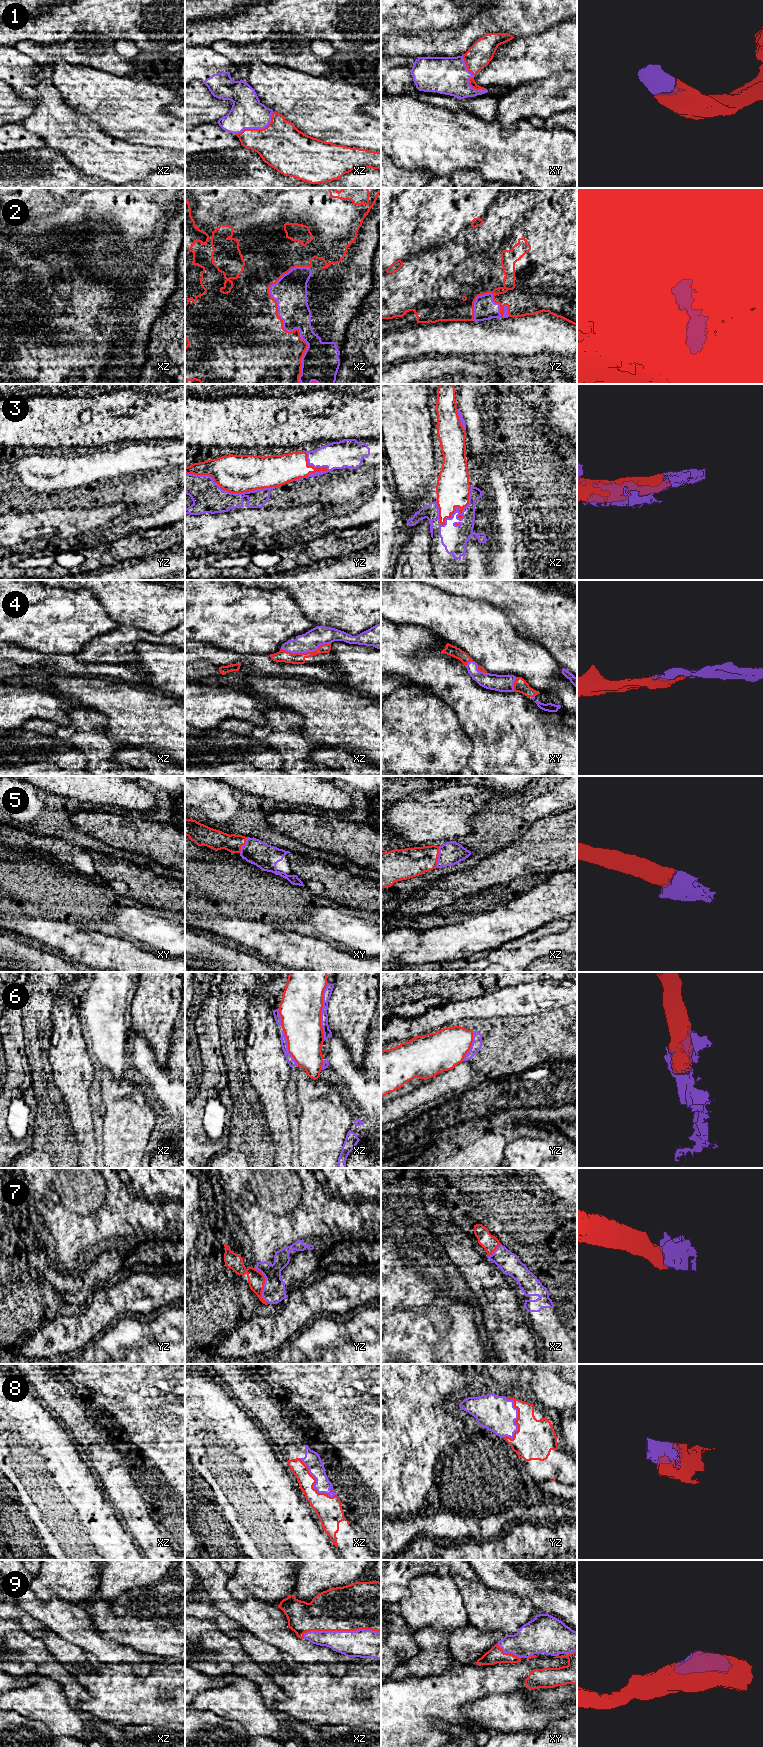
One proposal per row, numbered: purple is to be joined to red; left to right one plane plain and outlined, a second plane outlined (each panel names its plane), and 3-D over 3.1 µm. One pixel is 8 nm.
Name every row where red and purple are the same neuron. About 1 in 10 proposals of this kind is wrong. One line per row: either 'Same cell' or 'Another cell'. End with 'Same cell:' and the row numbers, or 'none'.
1: Same cell
2: Another cell
3: Same cell
4: Same cell
5: Same cell
6: Same cell
7: Same cell
8: Same cell
9: Same cell
Same cell: 1, 3, 4, 5, 6, 7, 8, 9

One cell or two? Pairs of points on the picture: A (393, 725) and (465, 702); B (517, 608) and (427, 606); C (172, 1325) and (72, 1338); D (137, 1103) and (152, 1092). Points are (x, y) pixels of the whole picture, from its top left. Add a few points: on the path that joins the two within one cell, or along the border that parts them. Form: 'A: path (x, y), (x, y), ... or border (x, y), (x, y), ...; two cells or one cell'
A: border (431, 693), (440, 698), (455, 712), (462, 727); two cells
B: border (476, 599), (496, 606), (513, 626); two cells
C: border (118, 1318), (98, 1336), (81, 1347); two cells
D: border (144, 1093), (148, 1098); two cells

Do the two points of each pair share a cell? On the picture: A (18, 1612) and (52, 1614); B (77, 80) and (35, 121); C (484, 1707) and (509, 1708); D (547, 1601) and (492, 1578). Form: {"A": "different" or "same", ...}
{"A": "different", "B": "different", "C": "same", "D": "same"}

